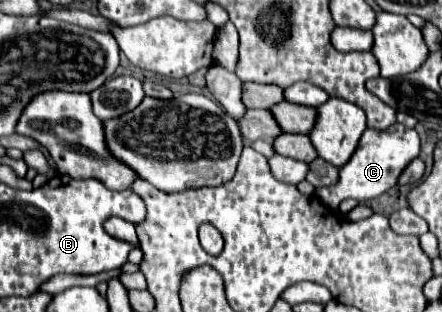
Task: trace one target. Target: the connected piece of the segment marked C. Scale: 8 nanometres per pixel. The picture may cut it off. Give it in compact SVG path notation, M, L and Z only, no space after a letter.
M392 124L386 130L366 130L360 138L360 144L350 158L348 164L340 168L340 180L336 186L330 188L316 188L316 196L332 210L338 210L340 200L354 198L354 200L372 200L386 190L398 184L402 170L420 154L420 136L414 128L404 128L400 124Z

